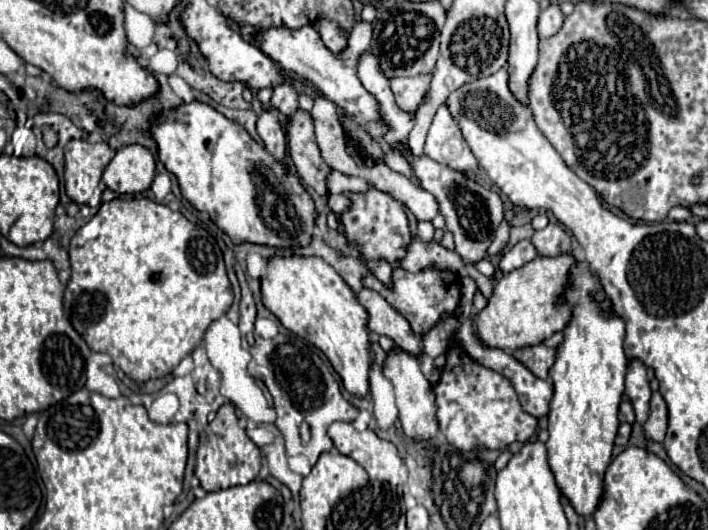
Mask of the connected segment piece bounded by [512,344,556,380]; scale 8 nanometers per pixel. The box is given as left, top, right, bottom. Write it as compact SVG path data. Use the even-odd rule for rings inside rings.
M538 344L538 346L528 346L528 348L518 348L514 350L512 356L516 356L516 360L520 360L534 376L540 376L542 380L546 380L548 368L552 366L556 350L544 344Z

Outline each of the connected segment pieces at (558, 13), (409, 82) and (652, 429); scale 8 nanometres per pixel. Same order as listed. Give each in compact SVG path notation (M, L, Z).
M550 4L546 10L540 12L540 22L538 22L538 34L540 38L550 38L554 36L564 22L564 14L558 4Z
M432 74L428 76L414 76L414 78L392 78L390 86L396 96L396 104L408 112L416 112L420 100L428 92Z
M654 392L650 398L650 416L644 422L644 436L652 442L662 442L666 436L666 426L668 426L668 410L664 398L658 392Z

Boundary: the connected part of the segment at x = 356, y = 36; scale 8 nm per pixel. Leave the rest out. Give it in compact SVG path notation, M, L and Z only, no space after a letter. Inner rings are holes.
M358 22L352 30L352 34L348 36L348 44L342 52L334 54L330 52L320 34L314 30L314 26L308 28L298 28L298 30L288 30L288 28L272 28L272 32L264 32L264 36L260 36L260 40L254 40L256 46L260 46L264 50L264 54L272 56L272 60L276 60L284 70L296 72L298 76L302 76L304 80L308 80L316 90L320 90L326 98L330 98L336 106L340 106L346 116L350 116L354 122L358 122L376 142L382 142L388 126L382 120L382 112L378 106L378 100L374 98L374 94L370 94L358 74L358 60L360 56L366 52L368 44L372 38L372 24L366 22Z

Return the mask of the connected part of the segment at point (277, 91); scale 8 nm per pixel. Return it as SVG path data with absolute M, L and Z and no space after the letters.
M280 84L274 88L272 92L272 100L270 100L272 108L276 108L282 116L292 116L298 110L298 94L294 90L292 84Z

